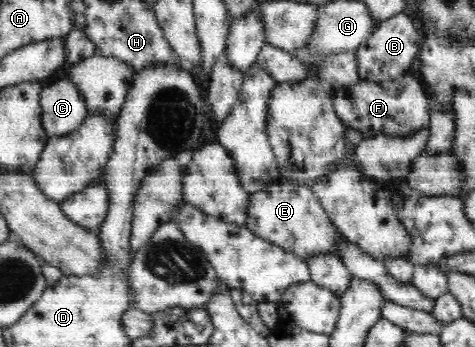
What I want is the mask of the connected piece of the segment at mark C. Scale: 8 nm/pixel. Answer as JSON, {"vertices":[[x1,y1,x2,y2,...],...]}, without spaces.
{"vertices":[[69,79,44,87,39,104,42,126,49,137,73,133,89,116,87,102]]}

